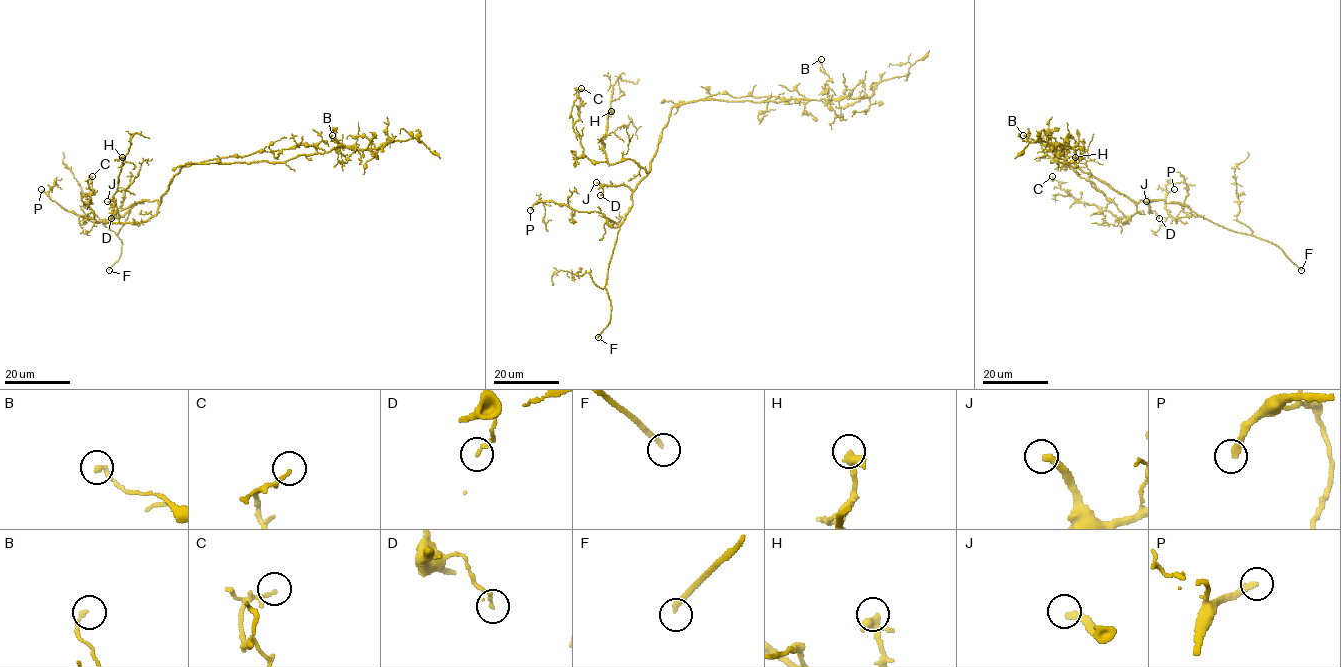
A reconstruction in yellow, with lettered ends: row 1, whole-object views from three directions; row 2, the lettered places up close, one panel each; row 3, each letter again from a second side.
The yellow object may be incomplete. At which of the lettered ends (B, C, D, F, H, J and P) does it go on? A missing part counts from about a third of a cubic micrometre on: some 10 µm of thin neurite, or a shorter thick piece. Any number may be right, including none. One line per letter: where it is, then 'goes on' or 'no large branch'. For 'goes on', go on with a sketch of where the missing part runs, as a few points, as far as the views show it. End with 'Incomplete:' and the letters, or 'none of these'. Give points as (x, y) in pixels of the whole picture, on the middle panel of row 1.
B: (821, 59) | no large branch
C: (581, 88) | no large branch
D: (600, 195) | no large branch
F: (598, 337) | goes on
H: (611, 111) | no large branch
J: (596, 182) | goes on
P: (530, 210) | no large branch
Incomplete: F, J

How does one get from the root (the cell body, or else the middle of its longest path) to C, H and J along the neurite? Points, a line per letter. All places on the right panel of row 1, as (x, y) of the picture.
C: (1089, 172), (1135, 204), (1136, 212), (1123, 222), (1128, 222), (1122, 222), (1094, 205), (1077, 202), (1052, 176)
H: (1089, 172), (1135, 204), (1136, 212), (1123, 222), (1128, 222), (1112, 202), (1074, 170), (1075, 157)
J: (1089, 172), (1137, 203), (1154, 201), (1149, 203), (1149, 211), (1146, 201)

